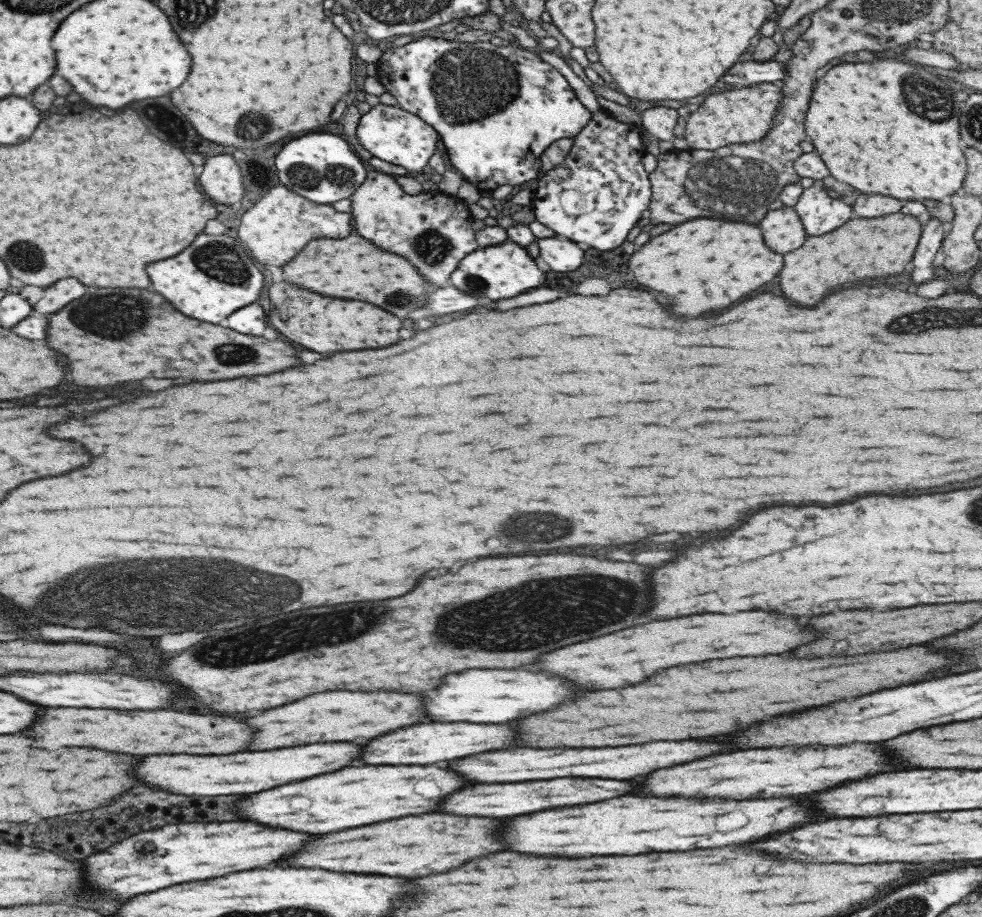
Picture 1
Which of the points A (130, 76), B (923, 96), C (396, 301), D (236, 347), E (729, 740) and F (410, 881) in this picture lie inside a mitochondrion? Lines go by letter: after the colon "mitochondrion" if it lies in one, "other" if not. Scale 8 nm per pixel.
A: other
B: mitochondrion
C: mitochondrion
D: mitochondrion
E: other
F: other

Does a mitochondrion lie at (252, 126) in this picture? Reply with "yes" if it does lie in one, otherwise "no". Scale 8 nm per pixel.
yes

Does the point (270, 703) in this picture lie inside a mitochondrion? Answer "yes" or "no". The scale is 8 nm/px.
no

